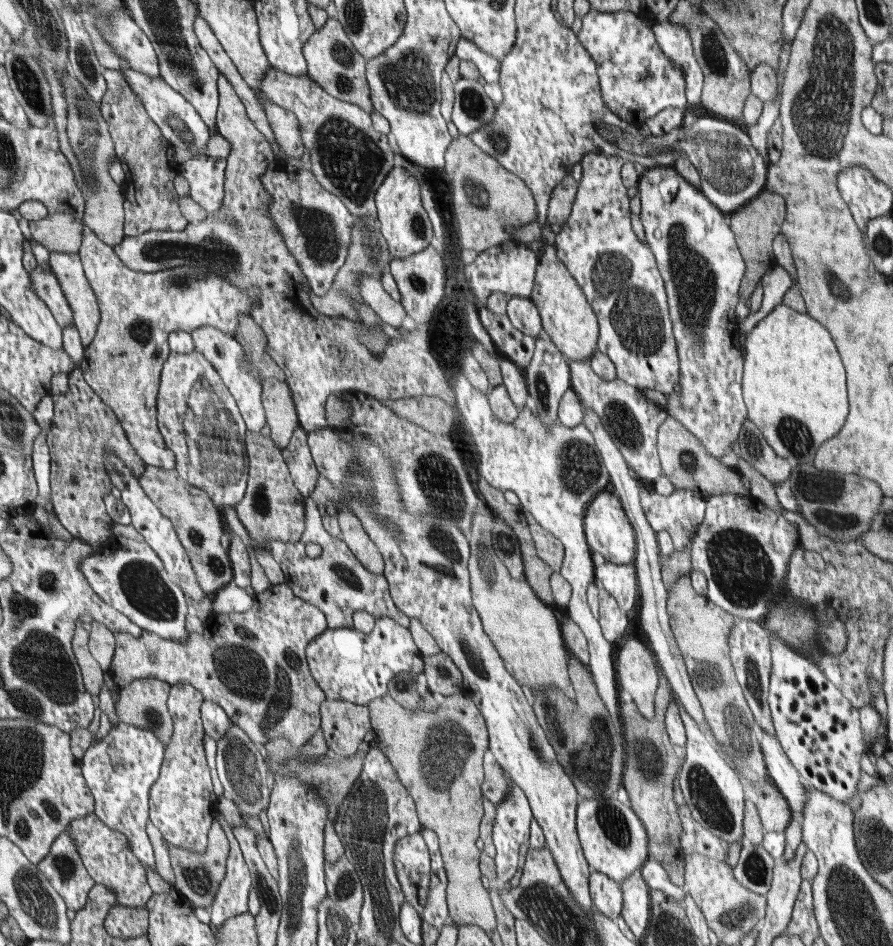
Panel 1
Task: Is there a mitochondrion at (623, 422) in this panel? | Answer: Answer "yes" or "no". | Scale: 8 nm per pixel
yes

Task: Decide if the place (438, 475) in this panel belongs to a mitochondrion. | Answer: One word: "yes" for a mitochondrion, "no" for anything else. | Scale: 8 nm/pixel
yes

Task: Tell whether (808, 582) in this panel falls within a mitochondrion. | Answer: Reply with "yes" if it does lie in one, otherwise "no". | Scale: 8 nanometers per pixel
no

